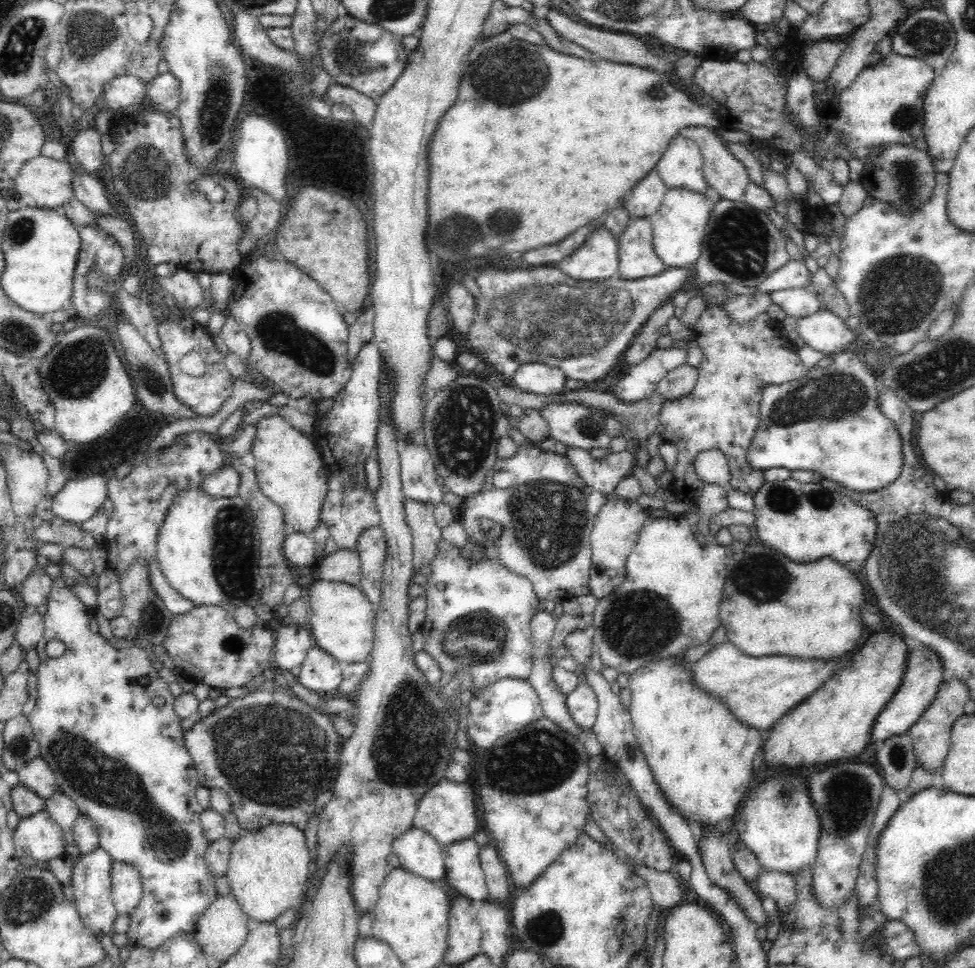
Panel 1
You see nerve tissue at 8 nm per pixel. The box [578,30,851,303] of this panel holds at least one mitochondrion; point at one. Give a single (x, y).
(739, 245)

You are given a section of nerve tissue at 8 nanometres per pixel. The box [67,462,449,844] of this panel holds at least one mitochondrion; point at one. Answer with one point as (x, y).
(256, 749)

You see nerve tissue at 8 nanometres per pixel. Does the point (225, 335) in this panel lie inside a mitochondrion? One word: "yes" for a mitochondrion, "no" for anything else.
no

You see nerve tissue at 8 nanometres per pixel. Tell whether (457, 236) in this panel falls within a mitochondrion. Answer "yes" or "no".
yes

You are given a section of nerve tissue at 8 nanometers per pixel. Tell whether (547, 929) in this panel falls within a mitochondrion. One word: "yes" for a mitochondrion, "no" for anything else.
yes

